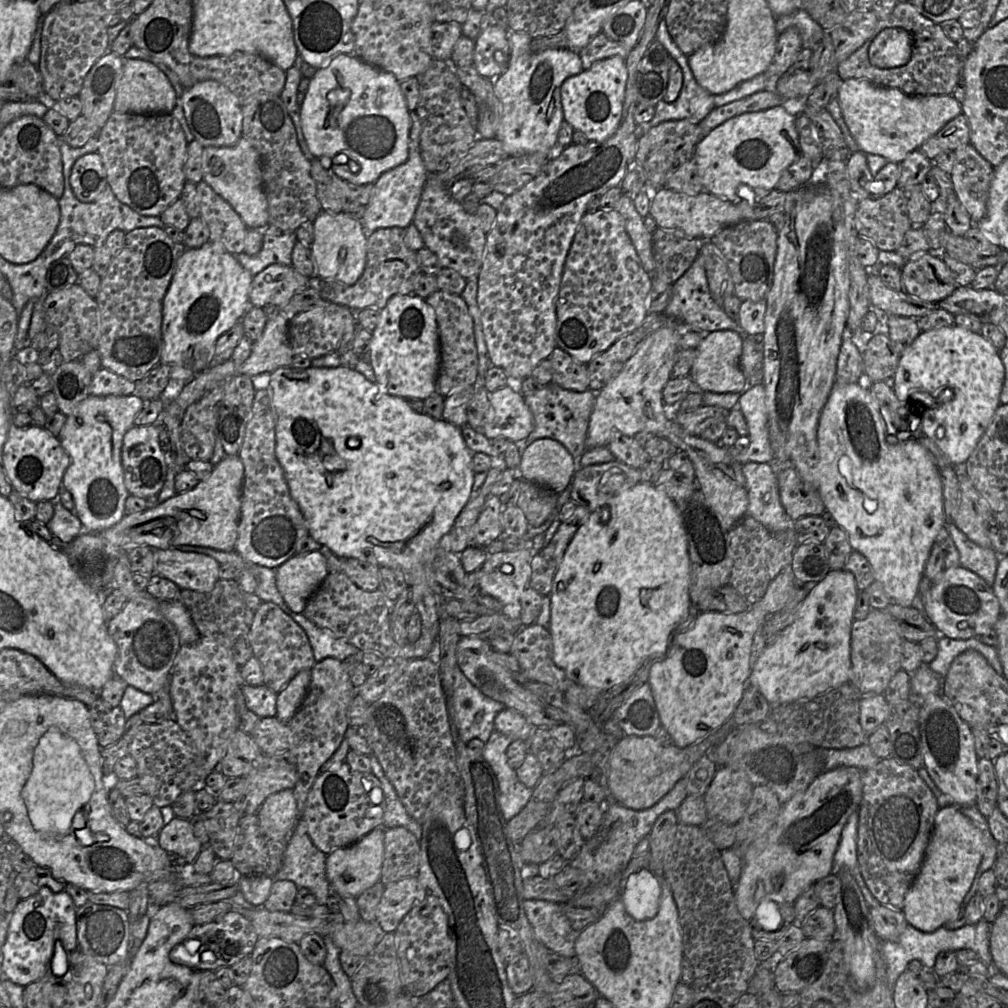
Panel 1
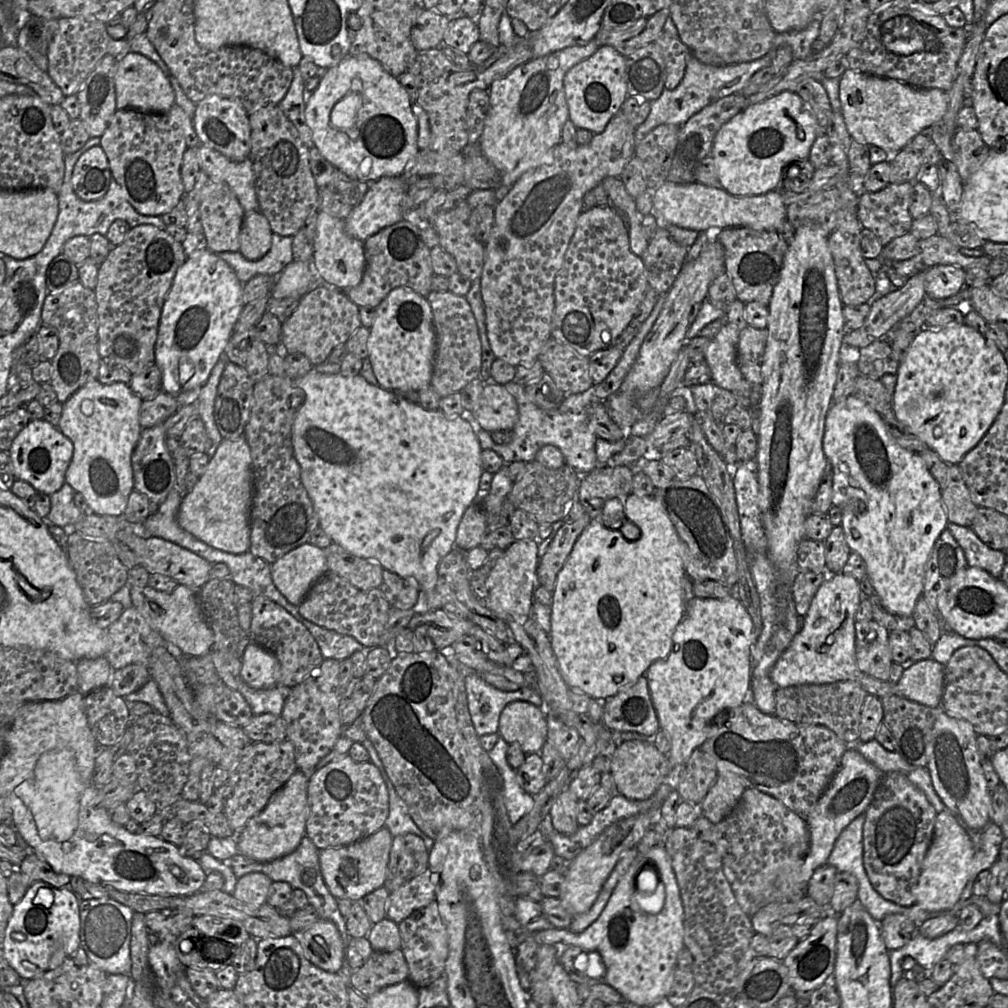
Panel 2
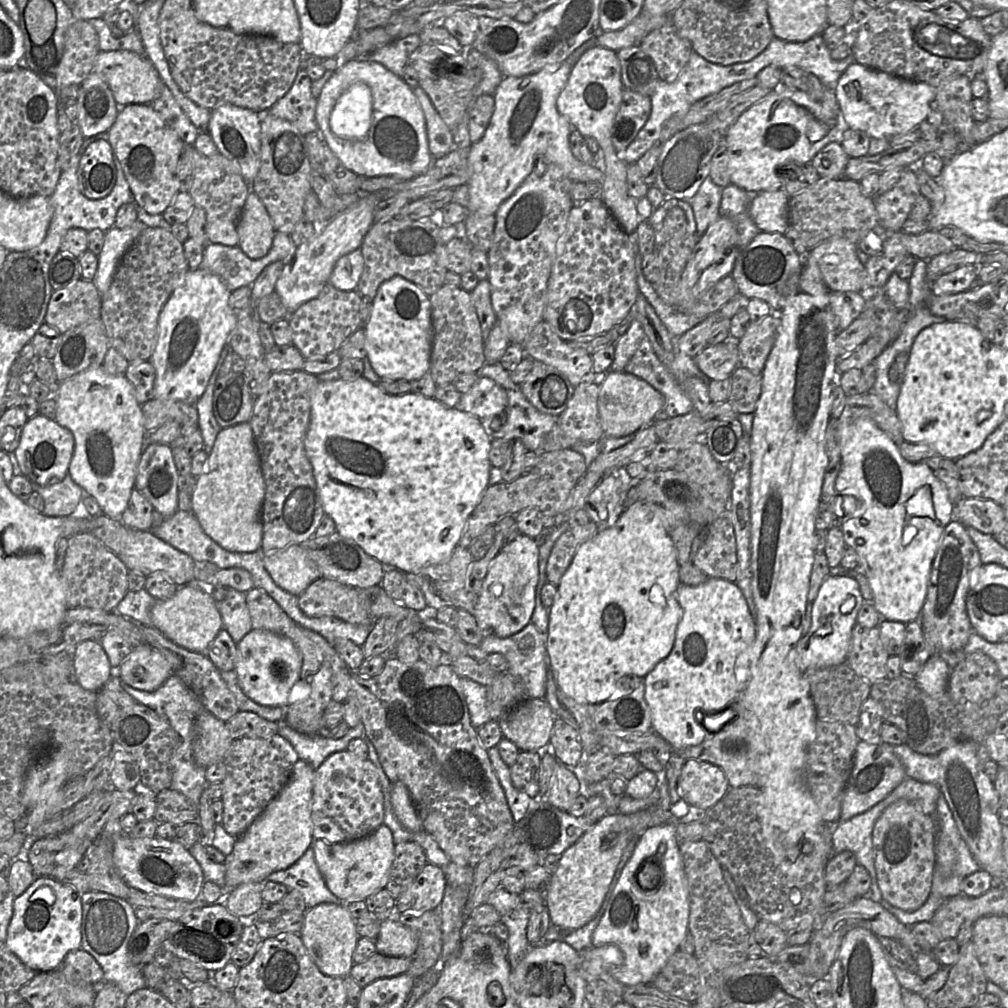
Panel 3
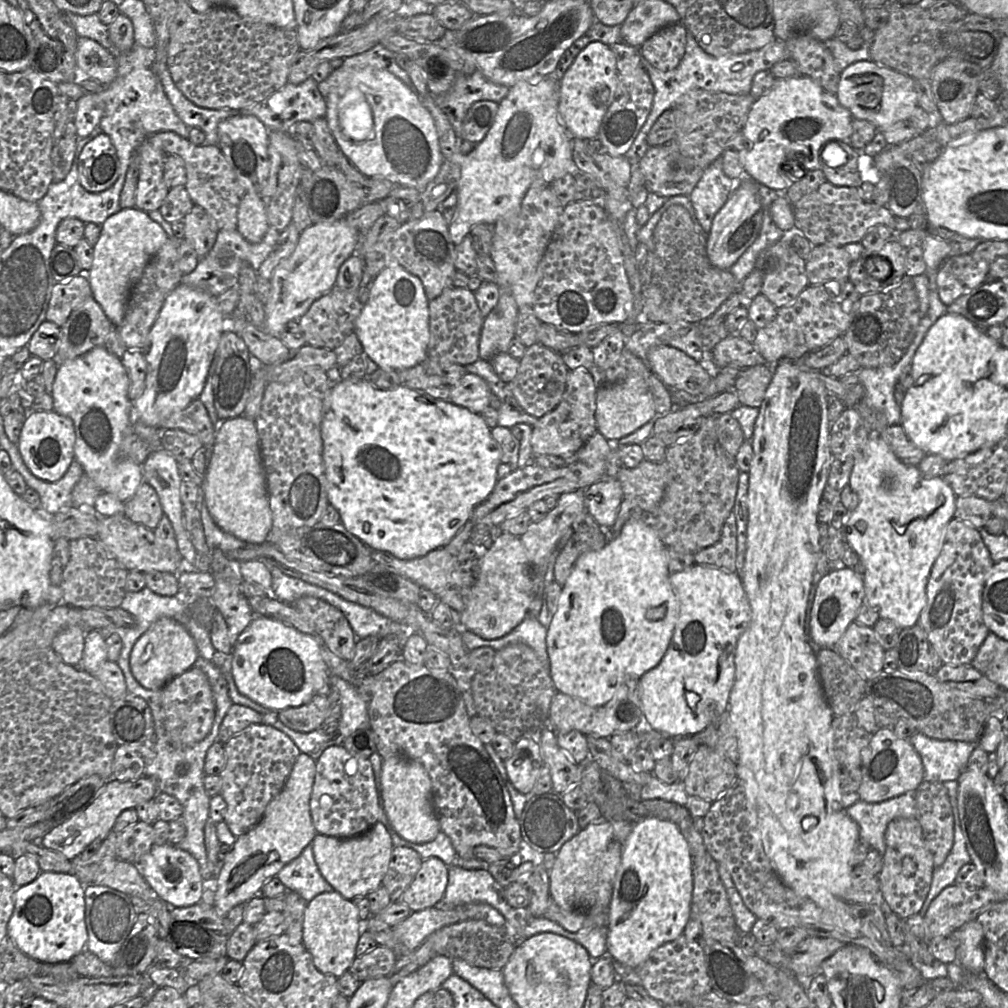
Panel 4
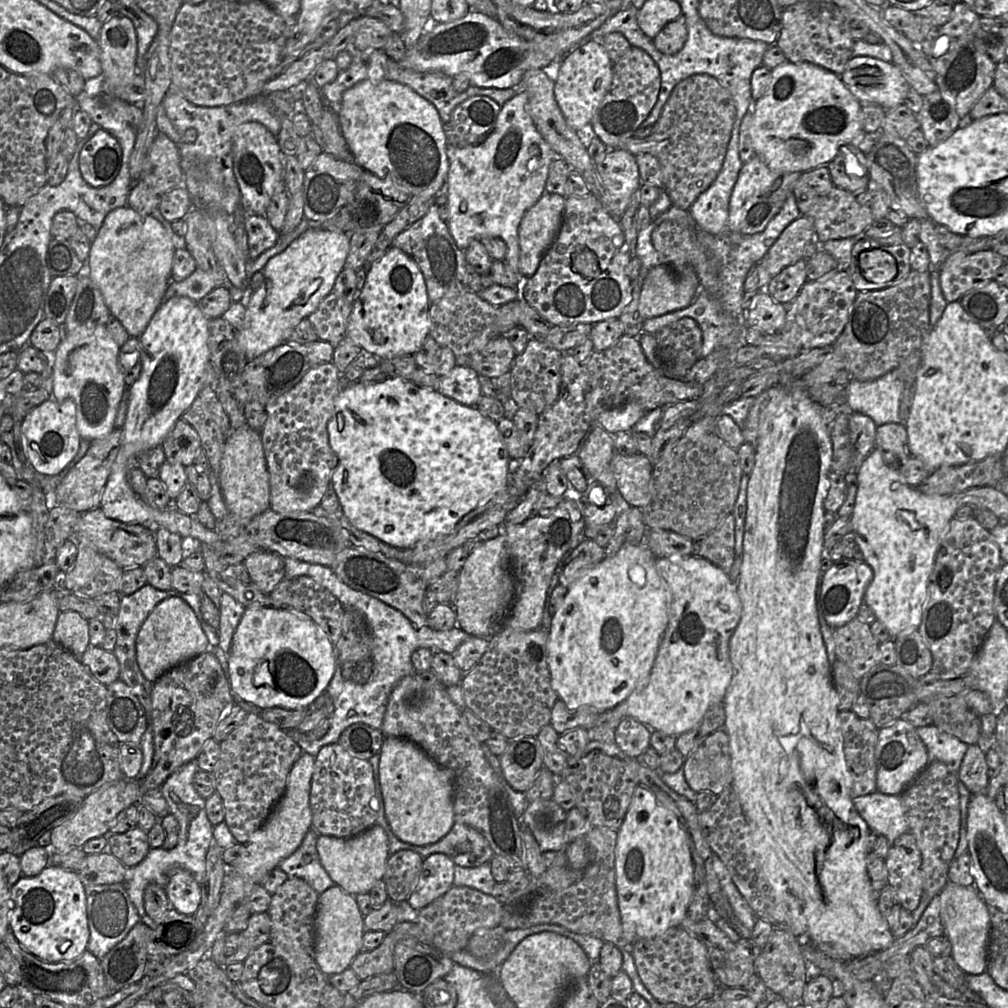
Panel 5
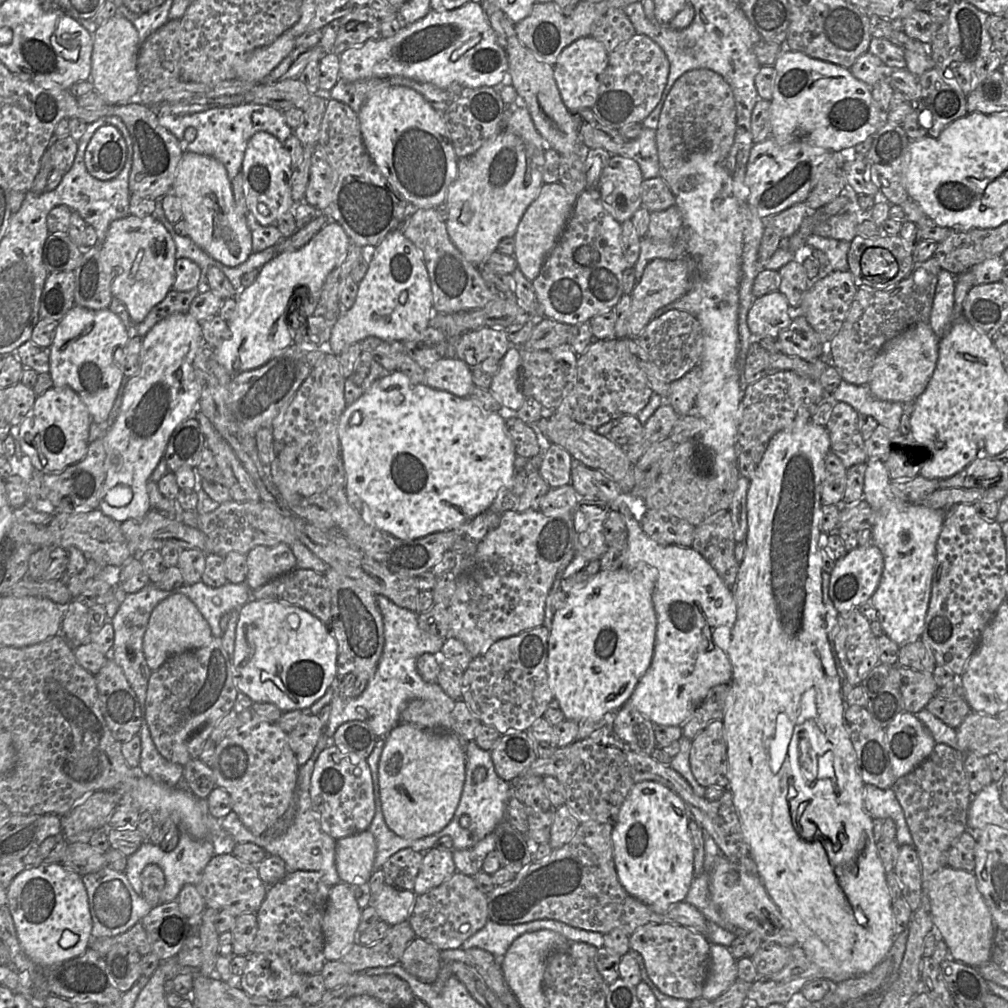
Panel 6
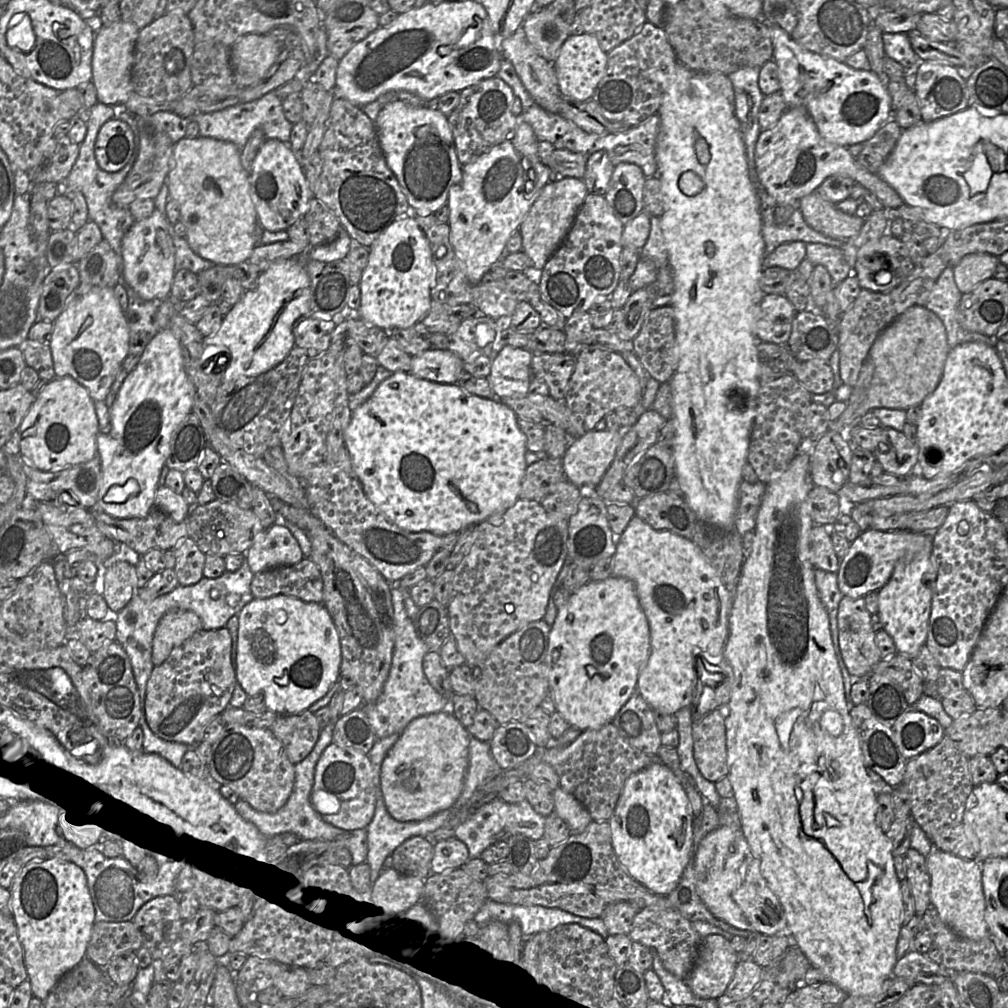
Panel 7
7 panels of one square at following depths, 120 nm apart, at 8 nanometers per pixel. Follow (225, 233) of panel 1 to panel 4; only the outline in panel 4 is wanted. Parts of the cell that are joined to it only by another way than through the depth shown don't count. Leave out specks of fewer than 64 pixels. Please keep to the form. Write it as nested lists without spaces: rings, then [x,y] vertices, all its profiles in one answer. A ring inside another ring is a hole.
[[[170,131],[155,133],[149,136],[147,140],[167,155],[177,155],[183,159],[187,176],[185,188],[193,204],[204,208],[216,221],[218,229],[236,229],[239,204],[246,190],[236,177],[220,148],[212,145],[194,145],[189,139]]]

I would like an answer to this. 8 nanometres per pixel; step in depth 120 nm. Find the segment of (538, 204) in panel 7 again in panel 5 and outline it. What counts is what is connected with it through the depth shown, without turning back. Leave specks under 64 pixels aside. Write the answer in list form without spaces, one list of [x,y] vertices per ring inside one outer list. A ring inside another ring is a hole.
[[[544,192],[519,225],[519,272],[529,278],[559,231],[566,197]]]

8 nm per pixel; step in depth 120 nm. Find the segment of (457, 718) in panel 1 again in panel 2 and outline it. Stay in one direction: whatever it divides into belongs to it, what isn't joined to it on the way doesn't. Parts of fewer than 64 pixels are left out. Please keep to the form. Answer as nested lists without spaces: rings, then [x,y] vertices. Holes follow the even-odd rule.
[[[473,671],[464,677],[468,710],[478,736],[498,732],[499,717],[504,707],[514,701],[526,701],[544,707],[534,681],[517,691],[502,691],[486,683]]]

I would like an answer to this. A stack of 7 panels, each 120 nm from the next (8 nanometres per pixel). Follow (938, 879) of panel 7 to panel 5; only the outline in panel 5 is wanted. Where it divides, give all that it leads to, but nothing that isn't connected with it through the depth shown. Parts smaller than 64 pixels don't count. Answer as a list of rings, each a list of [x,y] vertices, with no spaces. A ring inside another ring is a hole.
[[[950,881],[939,893],[939,898],[944,936],[952,945],[953,960],[966,974],[980,975],[986,972],[991,927],[988,905],[974,886],[965,887]]]

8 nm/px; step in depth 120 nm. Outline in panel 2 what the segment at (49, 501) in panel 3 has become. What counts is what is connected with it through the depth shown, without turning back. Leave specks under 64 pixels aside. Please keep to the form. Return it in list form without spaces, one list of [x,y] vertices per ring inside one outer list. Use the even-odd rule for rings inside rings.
[[[64,483],[59,490],[50,495],[50,511],[44,518],[48,524],[60,527],[75,524],[83,515],[76,507],[73,496],[75,490],[70,484]]]

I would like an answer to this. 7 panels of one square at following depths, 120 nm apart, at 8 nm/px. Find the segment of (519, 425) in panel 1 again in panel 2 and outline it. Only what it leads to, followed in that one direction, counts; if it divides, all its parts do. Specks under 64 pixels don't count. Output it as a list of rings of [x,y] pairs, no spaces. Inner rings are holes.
[[[488,381],[472,416],[488,432],[512,430],[518,420],[518,405],[504,385]]]

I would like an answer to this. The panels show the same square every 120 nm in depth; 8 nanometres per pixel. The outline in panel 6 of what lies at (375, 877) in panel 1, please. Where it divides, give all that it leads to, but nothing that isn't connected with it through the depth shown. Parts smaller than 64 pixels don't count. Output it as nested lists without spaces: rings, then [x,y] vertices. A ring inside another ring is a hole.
[[[366,829],[339,839],[335,845],[335,863],[341,882],[367,882],[374,870],[376,843]]]

